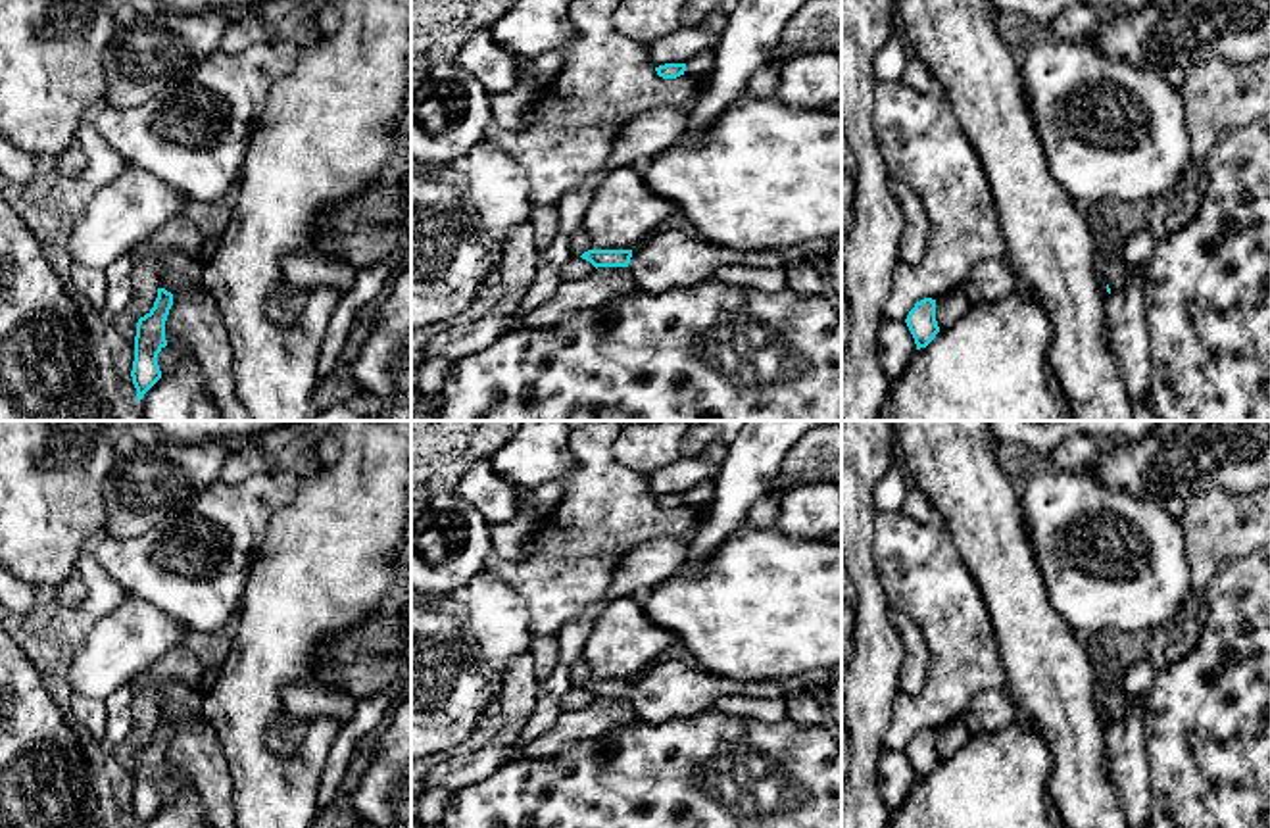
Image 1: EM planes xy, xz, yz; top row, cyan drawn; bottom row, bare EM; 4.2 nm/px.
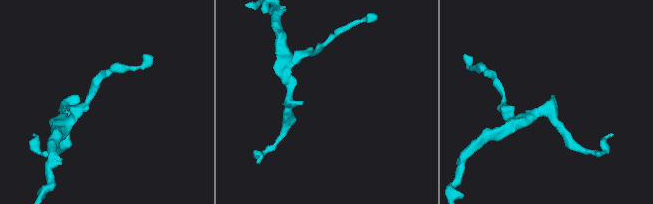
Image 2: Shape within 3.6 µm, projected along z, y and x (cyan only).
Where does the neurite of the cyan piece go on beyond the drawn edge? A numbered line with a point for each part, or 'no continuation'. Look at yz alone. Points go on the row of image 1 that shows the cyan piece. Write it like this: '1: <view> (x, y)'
1: yz (1117, 273)

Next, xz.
1: xz (671, 260)

